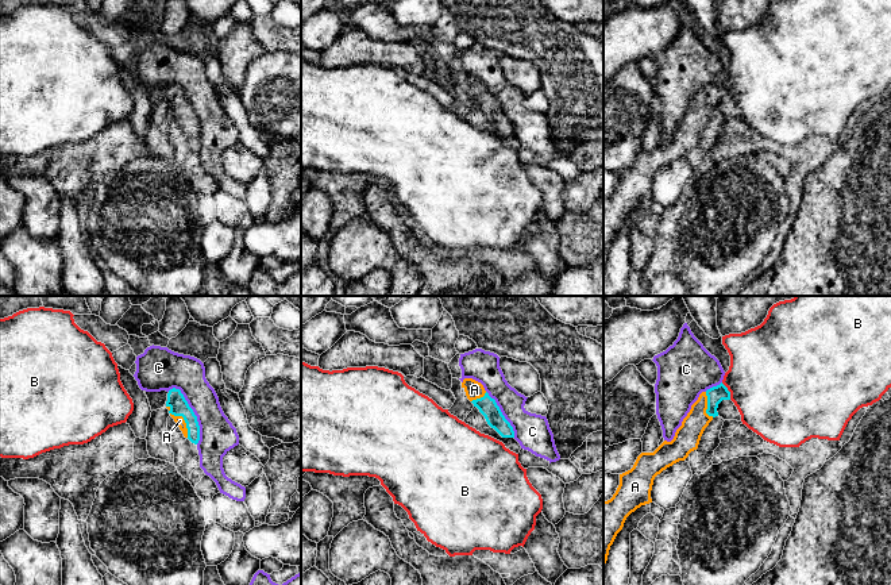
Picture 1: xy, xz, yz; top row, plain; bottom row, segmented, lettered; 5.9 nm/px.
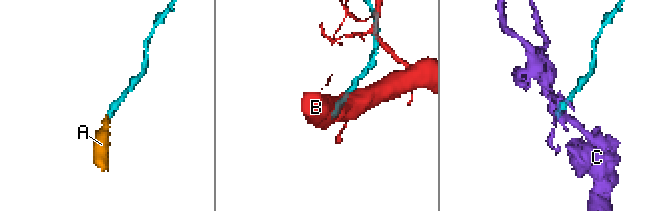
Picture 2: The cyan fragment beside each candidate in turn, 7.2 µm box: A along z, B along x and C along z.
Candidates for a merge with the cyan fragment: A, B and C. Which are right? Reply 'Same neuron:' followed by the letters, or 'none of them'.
Same neuron: A

